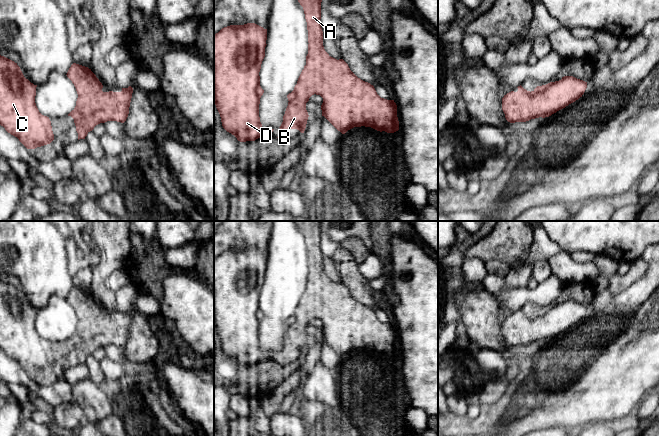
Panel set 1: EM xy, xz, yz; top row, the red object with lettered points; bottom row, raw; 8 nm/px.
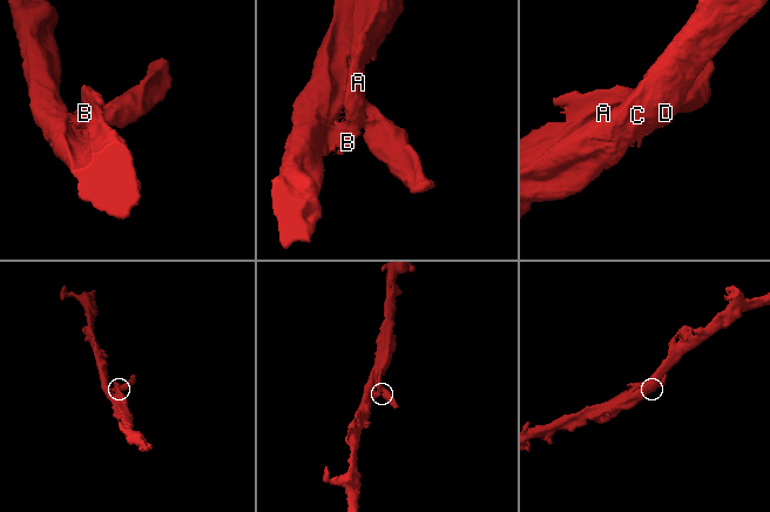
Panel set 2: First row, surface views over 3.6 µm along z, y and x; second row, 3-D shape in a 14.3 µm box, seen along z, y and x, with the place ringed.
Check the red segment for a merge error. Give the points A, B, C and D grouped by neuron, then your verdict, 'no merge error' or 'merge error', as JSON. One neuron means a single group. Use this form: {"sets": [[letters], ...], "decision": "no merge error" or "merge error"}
{"sets": [["A", "B", "C", "D"]], "decision": "no merge error"}

